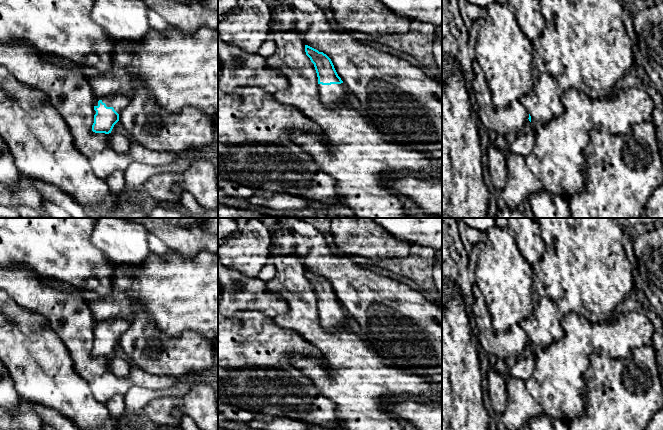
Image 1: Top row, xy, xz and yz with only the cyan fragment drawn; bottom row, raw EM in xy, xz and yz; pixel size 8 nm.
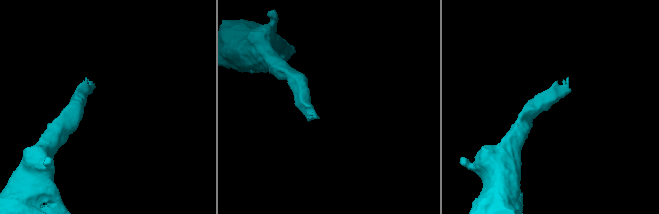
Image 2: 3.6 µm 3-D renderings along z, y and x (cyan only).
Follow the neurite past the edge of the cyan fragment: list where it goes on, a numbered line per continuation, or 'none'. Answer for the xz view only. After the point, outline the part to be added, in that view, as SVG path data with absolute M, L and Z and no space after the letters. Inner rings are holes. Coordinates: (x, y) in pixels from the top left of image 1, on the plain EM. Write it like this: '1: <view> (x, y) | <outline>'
1: xz (331, 319) | M344 307L331 309L318 308L318 316L321 327L328 331L347 326L349 317Z

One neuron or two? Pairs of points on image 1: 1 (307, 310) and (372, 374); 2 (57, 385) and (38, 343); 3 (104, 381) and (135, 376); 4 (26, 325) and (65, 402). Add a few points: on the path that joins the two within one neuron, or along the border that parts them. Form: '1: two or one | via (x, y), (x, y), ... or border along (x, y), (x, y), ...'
1: one | via (315, 329), (353, 366)
2: one | via (47, 375), (38, 362), (38, 353)
3: one | via (112, 382), (127, 382)
4: one | via (27, 344), (42, 371), (54, 383)

